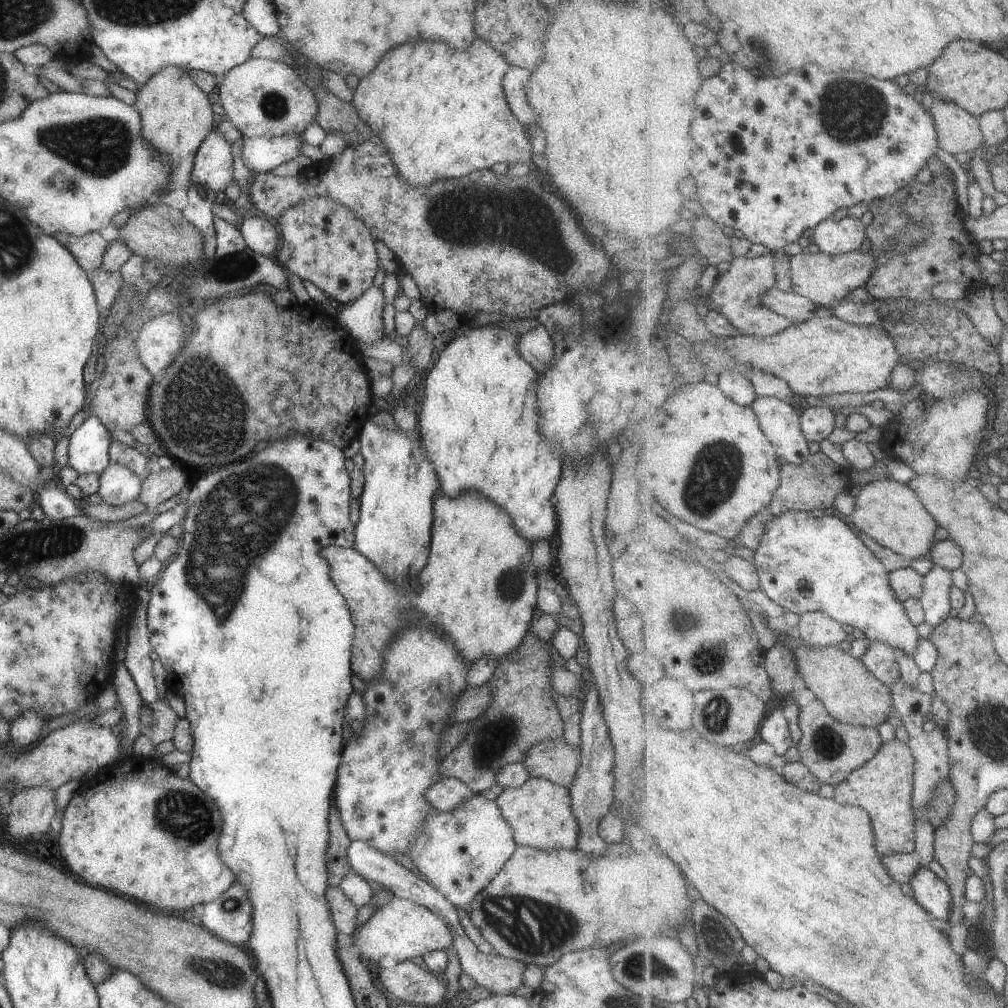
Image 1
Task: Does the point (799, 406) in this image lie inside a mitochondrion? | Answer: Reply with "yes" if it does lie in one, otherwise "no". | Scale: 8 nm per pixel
no

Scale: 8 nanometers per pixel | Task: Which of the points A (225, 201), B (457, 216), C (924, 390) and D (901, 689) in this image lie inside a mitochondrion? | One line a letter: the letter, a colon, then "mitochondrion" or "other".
A: other
B: mitochondrion
C: mitochondrion
D: other

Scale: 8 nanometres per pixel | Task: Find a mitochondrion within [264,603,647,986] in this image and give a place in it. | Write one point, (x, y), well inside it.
(530, 928)

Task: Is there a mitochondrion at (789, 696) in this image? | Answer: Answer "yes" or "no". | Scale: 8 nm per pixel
no

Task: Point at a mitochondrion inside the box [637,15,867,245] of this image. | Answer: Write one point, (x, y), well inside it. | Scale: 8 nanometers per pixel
(770, 58)

